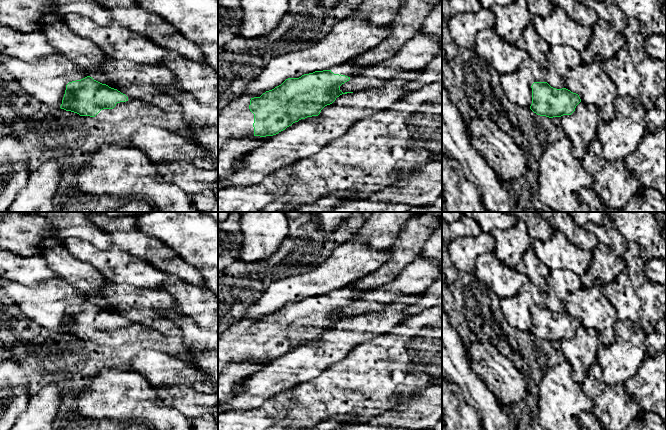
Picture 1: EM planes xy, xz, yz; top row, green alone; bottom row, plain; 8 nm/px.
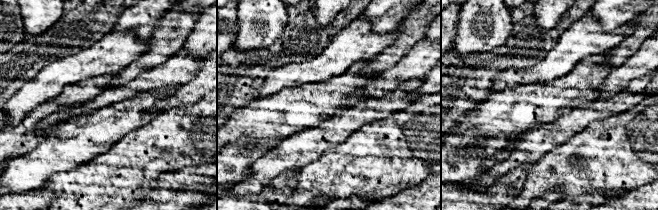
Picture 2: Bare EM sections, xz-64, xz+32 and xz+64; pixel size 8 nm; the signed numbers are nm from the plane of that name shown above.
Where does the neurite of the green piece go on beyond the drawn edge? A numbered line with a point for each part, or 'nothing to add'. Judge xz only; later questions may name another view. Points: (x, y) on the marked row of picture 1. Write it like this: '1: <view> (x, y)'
1: xz (350, 69)
2: xz (235, 120)

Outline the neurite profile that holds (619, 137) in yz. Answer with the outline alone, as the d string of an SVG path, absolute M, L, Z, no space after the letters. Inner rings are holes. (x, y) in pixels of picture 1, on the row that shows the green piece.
M618 97L615 108L616 116L599 124L596 138L602 145L602 156L605 160L624 161L647 134L647 111L639 97Z

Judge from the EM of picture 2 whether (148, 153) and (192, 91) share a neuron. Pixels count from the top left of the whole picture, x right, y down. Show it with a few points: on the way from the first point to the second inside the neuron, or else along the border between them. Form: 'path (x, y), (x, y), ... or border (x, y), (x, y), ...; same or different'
border (184, 106), (174, 106), (165, 110); different

